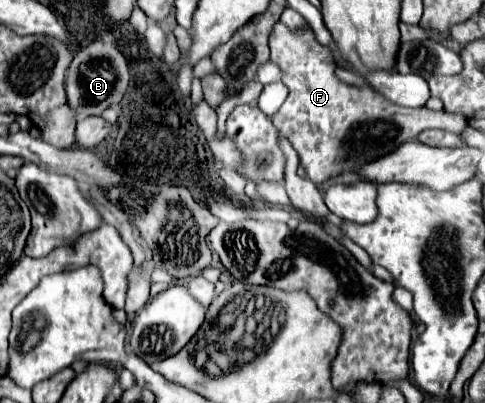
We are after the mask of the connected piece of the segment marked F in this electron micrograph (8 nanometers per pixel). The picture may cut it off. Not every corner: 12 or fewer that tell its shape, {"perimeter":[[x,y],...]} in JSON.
{"perimeter":[[277,22],[271,120],[317,186],[463,114],[337,80],[309,24]]}

